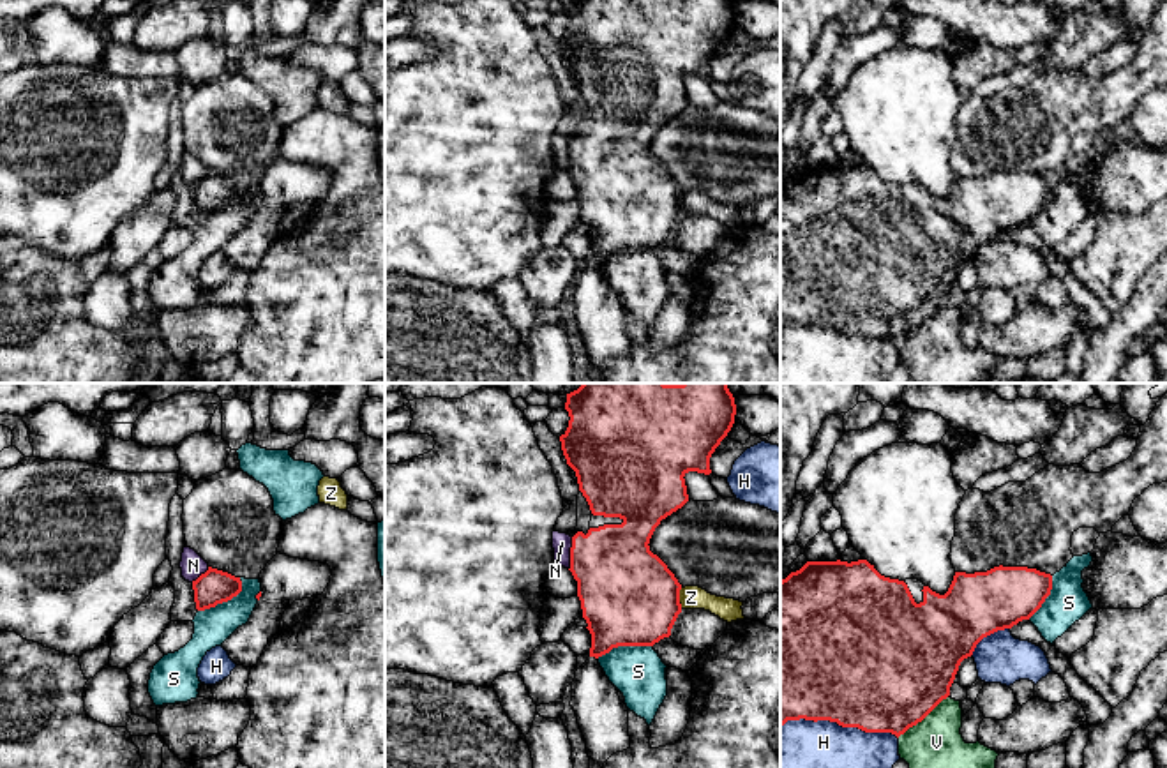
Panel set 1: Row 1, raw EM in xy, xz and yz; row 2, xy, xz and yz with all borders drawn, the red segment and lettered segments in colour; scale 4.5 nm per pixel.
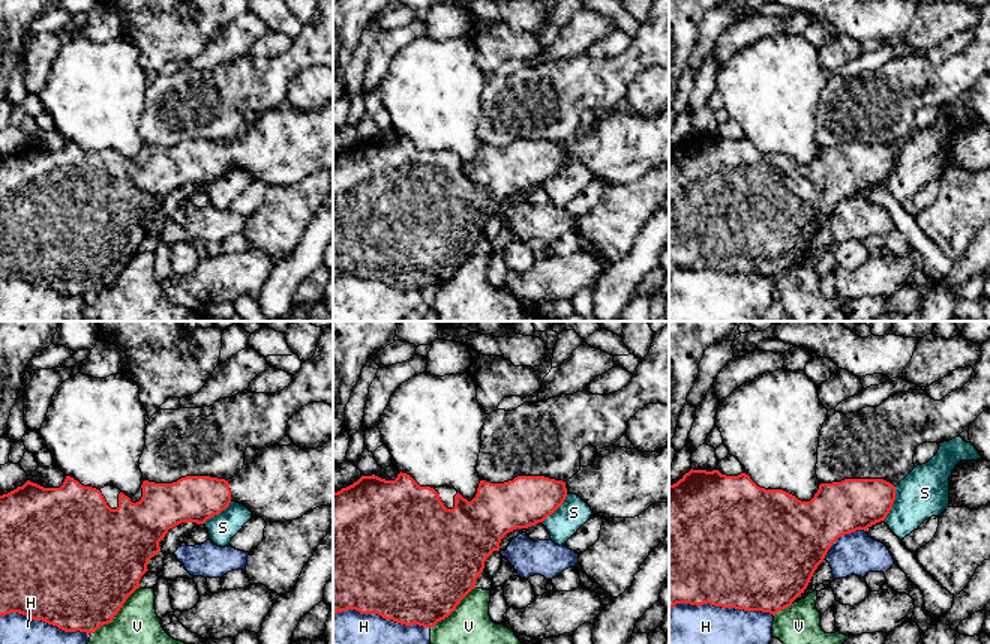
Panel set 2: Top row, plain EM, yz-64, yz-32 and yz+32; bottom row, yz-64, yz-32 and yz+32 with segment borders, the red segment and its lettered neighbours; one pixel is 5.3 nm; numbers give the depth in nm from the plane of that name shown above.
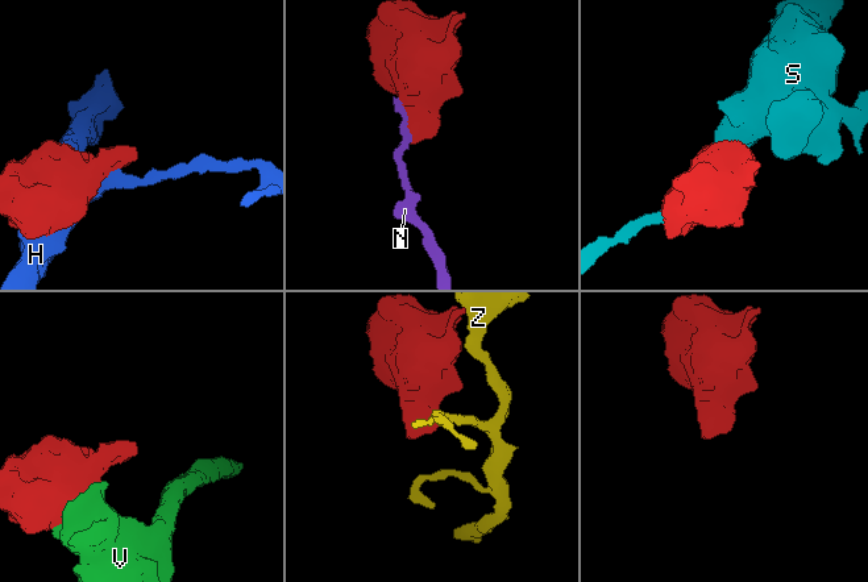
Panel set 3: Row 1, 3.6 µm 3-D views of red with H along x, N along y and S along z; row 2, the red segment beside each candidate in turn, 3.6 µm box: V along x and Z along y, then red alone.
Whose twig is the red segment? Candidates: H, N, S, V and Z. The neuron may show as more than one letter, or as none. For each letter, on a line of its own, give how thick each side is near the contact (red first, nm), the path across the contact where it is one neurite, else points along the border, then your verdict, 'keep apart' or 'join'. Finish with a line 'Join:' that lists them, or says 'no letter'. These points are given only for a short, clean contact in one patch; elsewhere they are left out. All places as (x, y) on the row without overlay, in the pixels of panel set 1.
H: 500/500 nm | keep apart
N: 380/90 nm | keep apart
S: 160/170 nm | along xy (240, 182), (240, 195), (235, 200), (198, 216) | keep apart
V: 500/300 nm | keep apart
Z: 440/110 nm | along xz (682, 191), (680, 212) | keep apart
Join: no letter

